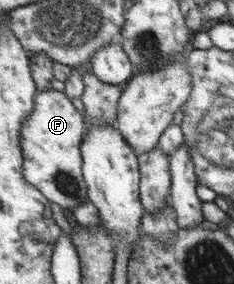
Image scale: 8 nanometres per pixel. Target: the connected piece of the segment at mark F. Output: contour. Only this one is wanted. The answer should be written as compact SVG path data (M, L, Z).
M47 88L39 92L35 112L23 120L19 130L23 147L23 177L63 209L73 210L90 202L82 170L83 136L87 132L84 120L83 114L75 108L65 92Z

